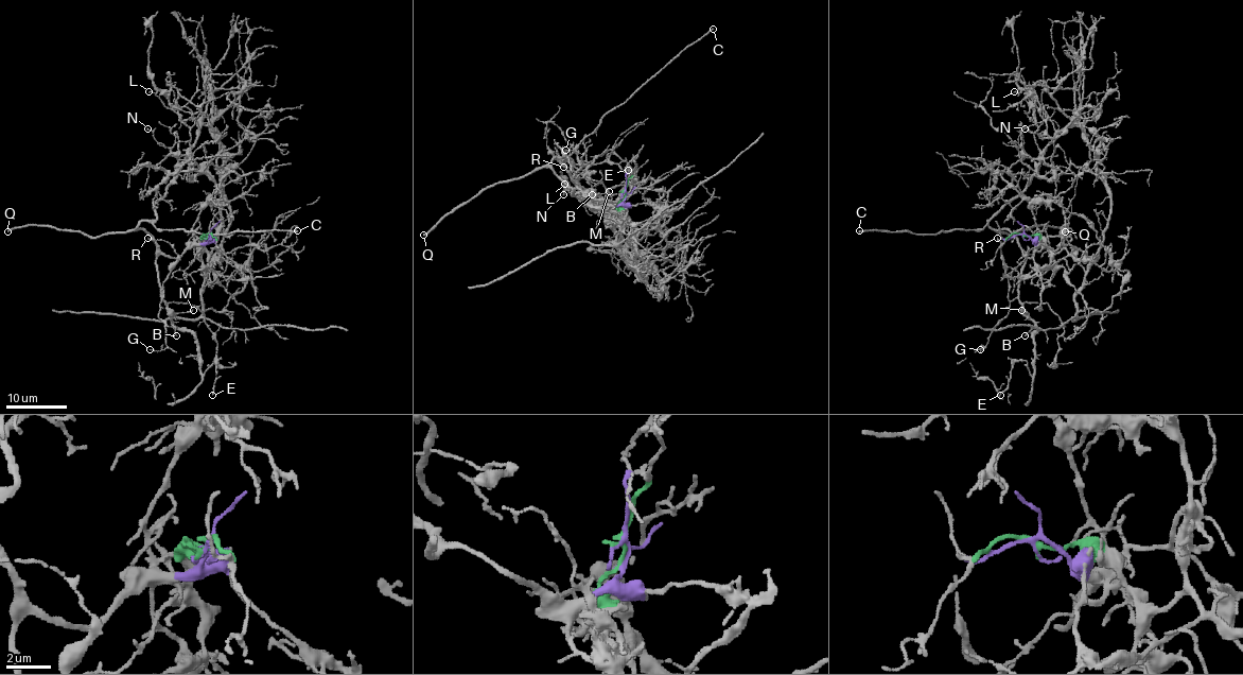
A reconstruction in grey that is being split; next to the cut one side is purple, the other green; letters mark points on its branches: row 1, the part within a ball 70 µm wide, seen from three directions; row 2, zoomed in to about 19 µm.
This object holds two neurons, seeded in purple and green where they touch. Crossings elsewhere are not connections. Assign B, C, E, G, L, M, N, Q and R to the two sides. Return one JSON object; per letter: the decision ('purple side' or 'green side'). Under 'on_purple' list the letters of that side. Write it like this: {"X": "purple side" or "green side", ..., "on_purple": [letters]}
{"B": "purple side", "C": "purple side", "E": "purple side", "G": "purple side", "L": "purple side", "M": "purple side", "N": "purple side", "Q": "purple side", "R": "purple side", "on_purple": ["B", "C", "E", "G", "L", "M", "N", "Q", "R"]}

